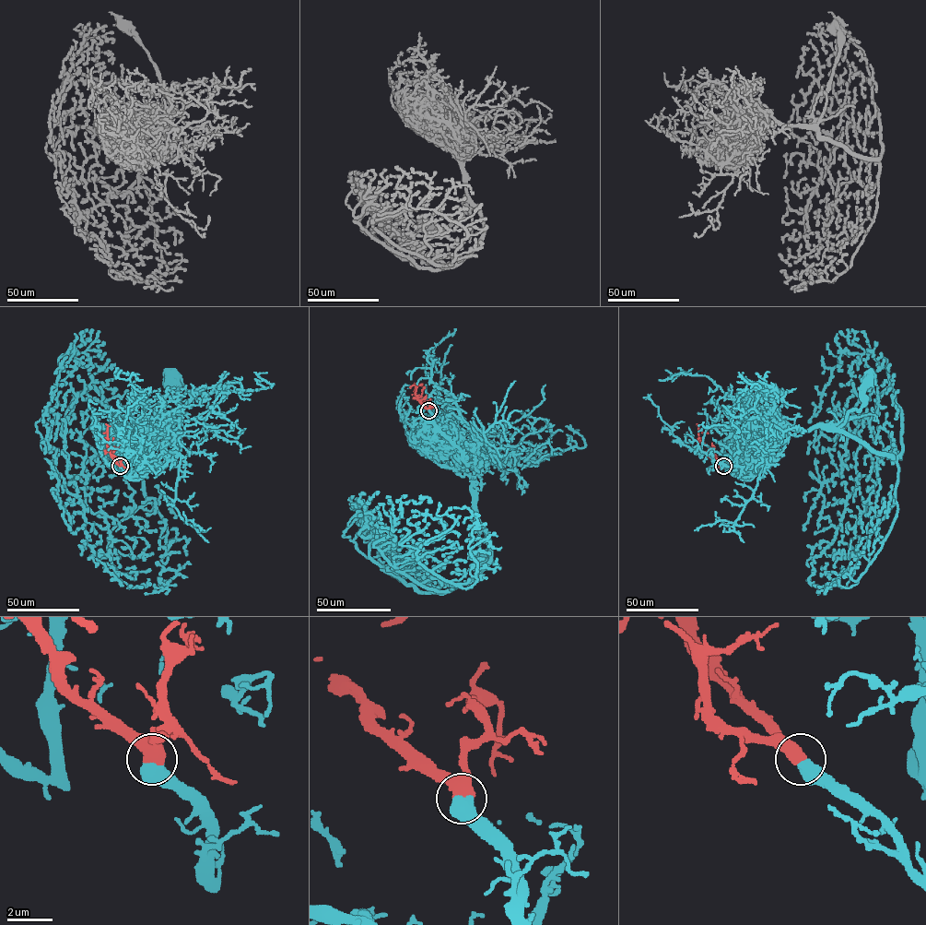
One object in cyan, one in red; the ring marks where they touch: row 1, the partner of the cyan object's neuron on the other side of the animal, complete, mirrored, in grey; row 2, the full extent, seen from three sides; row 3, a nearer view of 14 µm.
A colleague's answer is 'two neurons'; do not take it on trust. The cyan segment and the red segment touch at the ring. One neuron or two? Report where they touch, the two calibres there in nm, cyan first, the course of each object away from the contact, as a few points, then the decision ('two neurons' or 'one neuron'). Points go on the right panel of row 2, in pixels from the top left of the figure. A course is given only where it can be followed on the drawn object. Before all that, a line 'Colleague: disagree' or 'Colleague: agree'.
Colleague: disagree
at (723, 466); 650 nm thick on the cyan side, 650 nm on the other; cyan runs (723, 466), (751, 480), (767, 465), (767, 446), (783, 429), (838, 427), (849, 411), (861, 407), (868, 378); red runs (723, 466), (714, 452), (698, 440), (698, 431), (708, 433); one neuron

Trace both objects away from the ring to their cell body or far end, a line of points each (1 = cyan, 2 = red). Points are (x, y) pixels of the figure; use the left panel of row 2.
1: (120, 466), (124, 475), (139, 480), (162, 453), (164, 427), (172, 427), (175, 411), (181, 410), (170, 378)
2: (120, 466), (107, 445), (107, 430), (103, 433)

